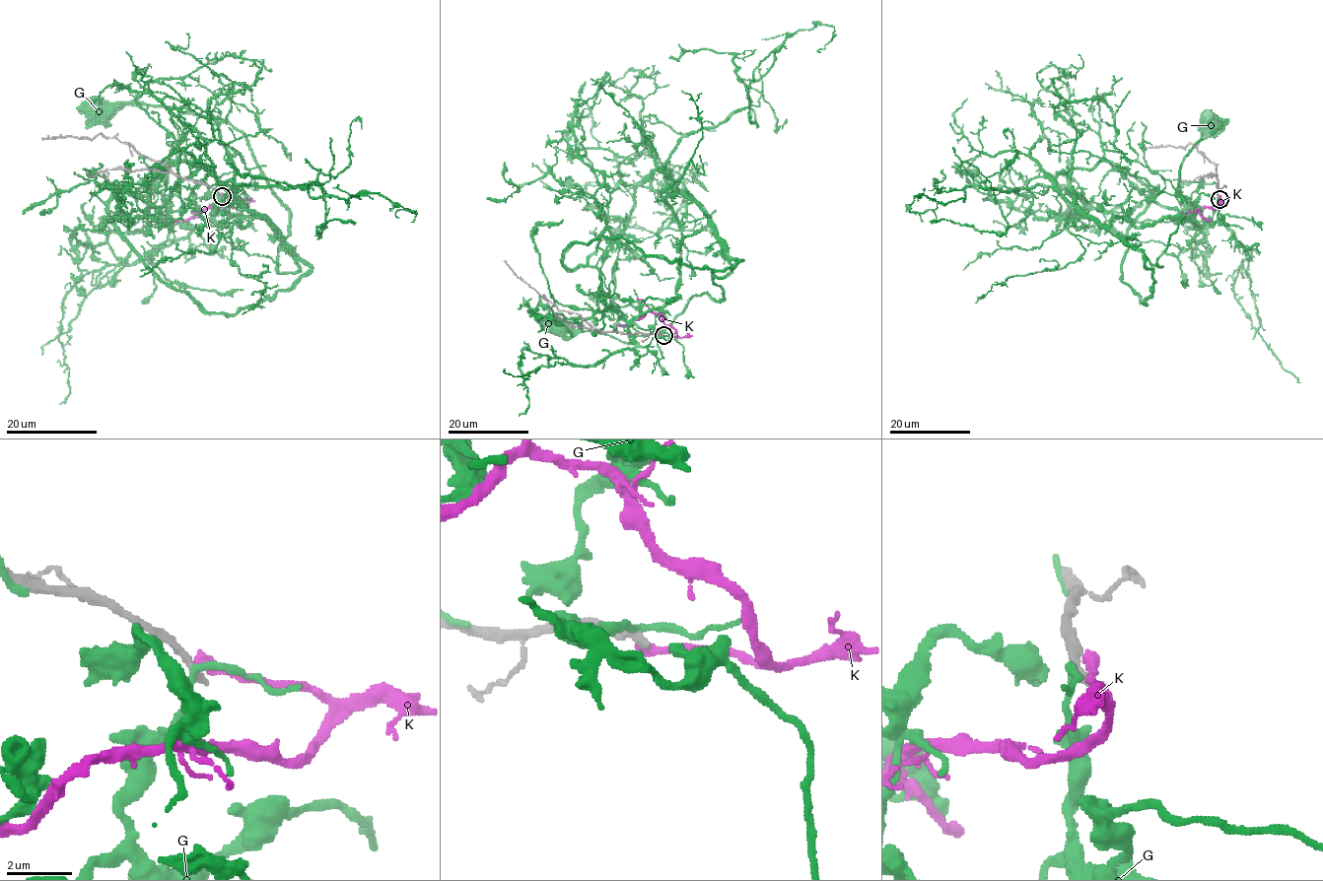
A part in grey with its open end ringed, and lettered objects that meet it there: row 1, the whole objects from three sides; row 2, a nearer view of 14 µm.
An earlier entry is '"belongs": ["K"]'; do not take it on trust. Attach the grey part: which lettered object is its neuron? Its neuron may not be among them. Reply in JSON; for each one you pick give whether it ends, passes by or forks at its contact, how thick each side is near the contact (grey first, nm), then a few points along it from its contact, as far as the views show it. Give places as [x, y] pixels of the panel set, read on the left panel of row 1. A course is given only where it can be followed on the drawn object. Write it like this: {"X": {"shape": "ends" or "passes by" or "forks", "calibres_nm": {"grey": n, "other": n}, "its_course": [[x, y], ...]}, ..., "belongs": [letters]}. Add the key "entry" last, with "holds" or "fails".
{"belongs": [], "entry": "fails"}

